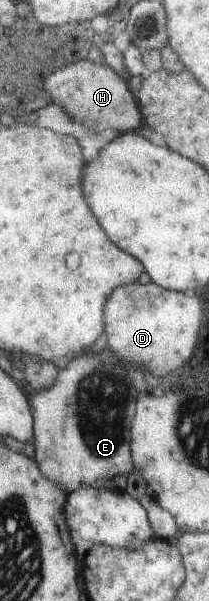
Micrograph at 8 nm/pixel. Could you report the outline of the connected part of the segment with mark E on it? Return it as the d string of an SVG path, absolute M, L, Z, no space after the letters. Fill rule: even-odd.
M90 353L72 363L58 365L55 384L45 390L35 390L31 406L35 417L35 457L44 475L54 481L66 493L71 494L82 486L118 490L124 487L123 480L134 473L135 463L131 450L132 429L137 415L136 389L132 385L130 369L118 361L114 353L106 357Z

